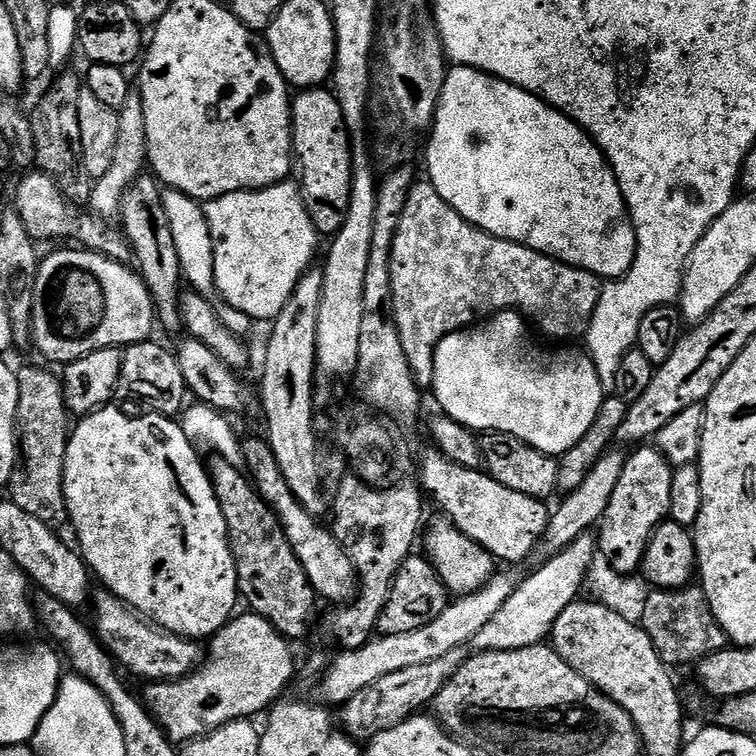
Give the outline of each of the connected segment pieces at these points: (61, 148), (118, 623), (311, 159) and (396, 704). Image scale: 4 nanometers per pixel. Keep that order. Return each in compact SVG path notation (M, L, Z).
M64 70L52 84L52 89L40 100L36 109L31 109L30 119L34 130L35 167L45 172L60 188L60 193L70 202L87 201L92 195L92 184L80 166L80 143L82 130L78 130L76 103L82 91L82 80L74 73Z
M93 591L90 596L90 628L100 647L115 663L117 660L126 671L141 676L144 682L178 680L196 669L202 659L202 648L196 645L199 643L195 639L175 636L172 632L155 627L127 604L123 604L113 592L99 591Z
M317 86L301 91L300 97L290 104L292 118L292 170L294 183L300 189L300 197L312 225L321 237L332 238L343 226L347 215L348 197L351 194L351 148L348 145L348 127L344 124L342 106L327 87Z
M466 646L456 647L450 650L449 654L444 654L442 658L434 659L433 662L386 674L365 689L358 690L358 694L348 700L341 711L343 714L340 724L345 735L357 742L367 742L417 713L421 709L420 706L433 703L437 694L445 687L449 678L464 665L469 655L469 649Z

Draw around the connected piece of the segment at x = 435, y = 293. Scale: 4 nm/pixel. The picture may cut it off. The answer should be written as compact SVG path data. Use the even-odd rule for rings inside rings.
M413 183L406 198L389 260L390 319L396 327L414 377L431 377L432 359L441 338L497 312L511 310L520 313L525 321L533 325L536 323L546 335L553 336L556 342L568 342L571 336L583 337L587 333L602 287L601 281L594 274L563 264L524 244L515 244L483 232L469 220L463 220L442 198L442 194L438 194L432 183L423 183Z

